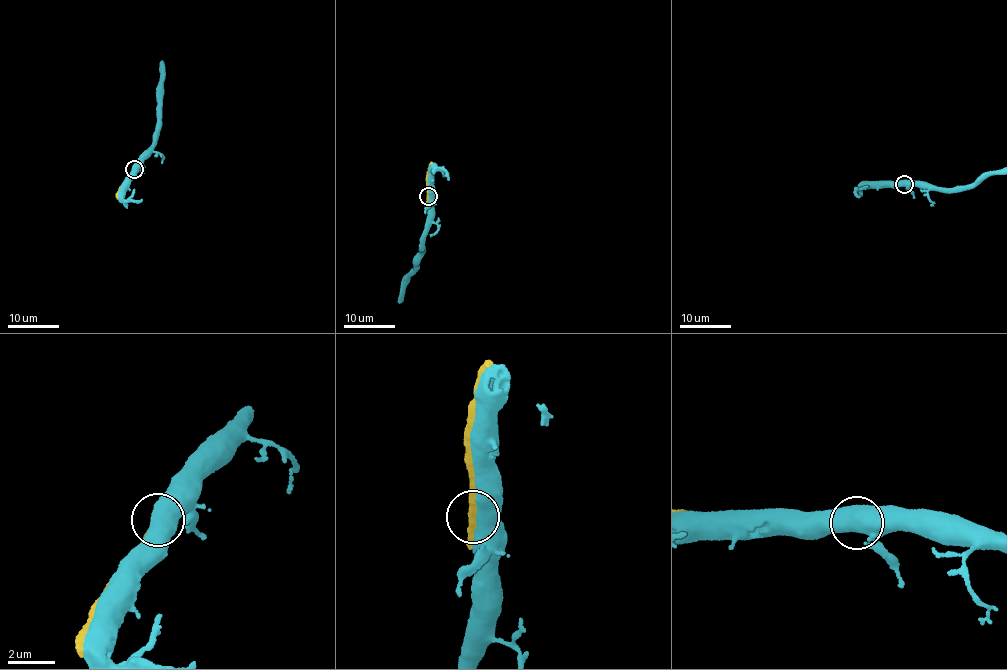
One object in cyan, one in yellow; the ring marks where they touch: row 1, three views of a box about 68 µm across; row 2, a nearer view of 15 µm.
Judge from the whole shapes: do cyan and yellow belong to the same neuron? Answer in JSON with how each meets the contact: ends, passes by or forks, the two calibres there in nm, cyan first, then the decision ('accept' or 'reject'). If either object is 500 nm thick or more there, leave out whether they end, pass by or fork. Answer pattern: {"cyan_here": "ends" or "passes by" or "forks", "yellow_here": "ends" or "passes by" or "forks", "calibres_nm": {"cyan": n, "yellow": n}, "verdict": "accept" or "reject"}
{"calibres_nm": {"cyan": 600, "yellow": 360}, "verdict": "reject"}

